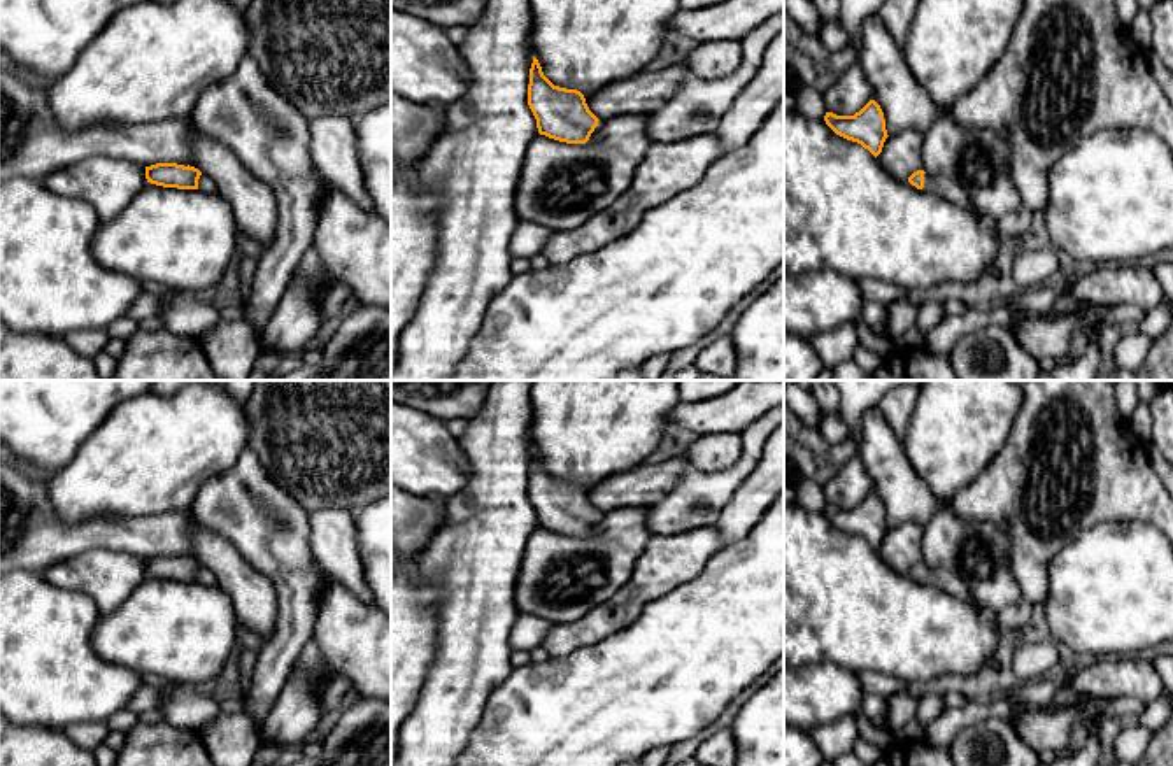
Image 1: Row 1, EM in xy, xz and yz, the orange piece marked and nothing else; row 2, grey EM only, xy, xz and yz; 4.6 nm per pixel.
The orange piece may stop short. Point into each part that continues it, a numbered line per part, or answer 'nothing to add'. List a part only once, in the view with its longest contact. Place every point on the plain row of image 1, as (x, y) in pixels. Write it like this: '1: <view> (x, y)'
1: yz (942, 579)

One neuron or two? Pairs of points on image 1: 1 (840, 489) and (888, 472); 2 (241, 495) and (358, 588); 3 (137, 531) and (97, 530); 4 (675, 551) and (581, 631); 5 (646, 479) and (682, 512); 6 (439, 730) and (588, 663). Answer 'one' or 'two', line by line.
1: two
2: two
3: one
4: one
5: two
6: two

